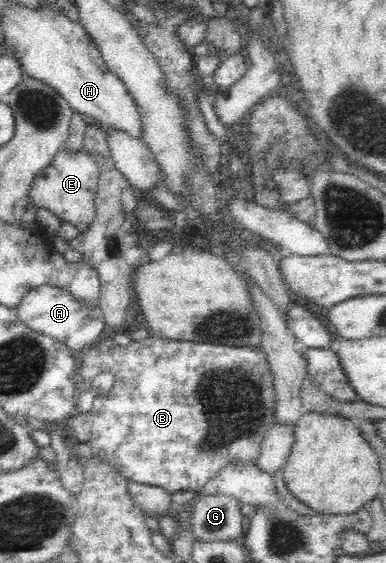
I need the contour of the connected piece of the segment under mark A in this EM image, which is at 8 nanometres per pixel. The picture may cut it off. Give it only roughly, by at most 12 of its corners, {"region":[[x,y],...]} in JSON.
{"region":[[43,284],[18,305],[33,331],[79,355],[105,329],[98,302]]}

